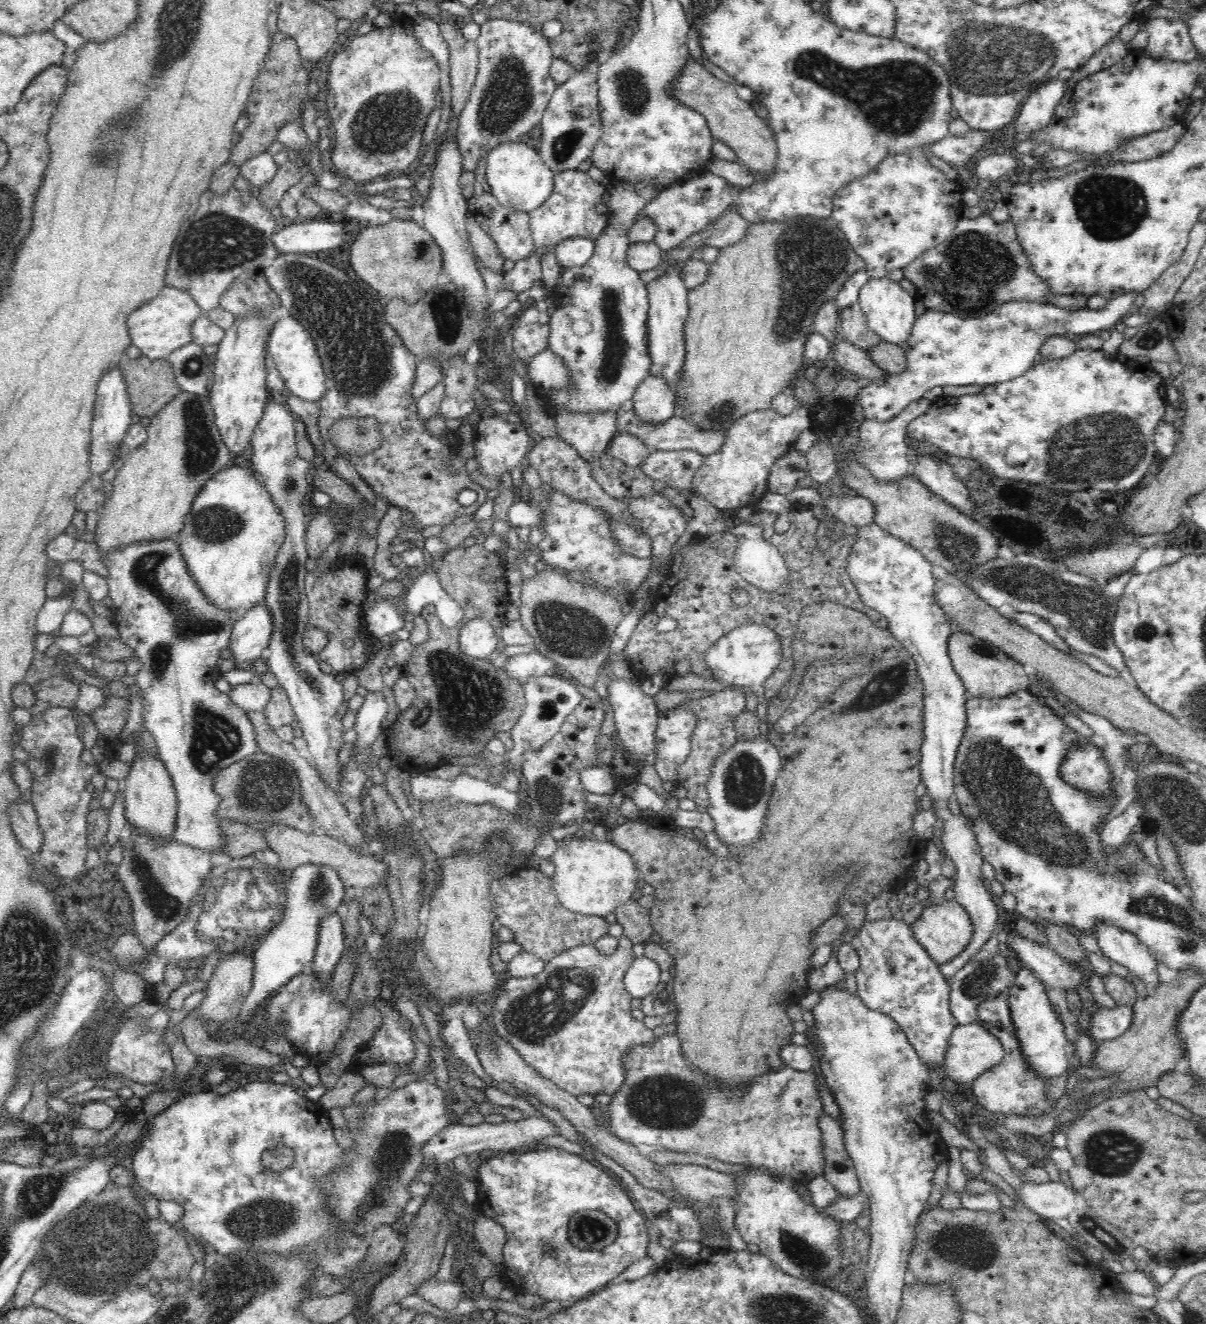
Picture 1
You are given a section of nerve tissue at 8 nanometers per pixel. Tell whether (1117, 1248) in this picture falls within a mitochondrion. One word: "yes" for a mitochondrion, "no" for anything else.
no

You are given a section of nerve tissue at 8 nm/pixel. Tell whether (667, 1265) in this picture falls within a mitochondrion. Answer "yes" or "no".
no

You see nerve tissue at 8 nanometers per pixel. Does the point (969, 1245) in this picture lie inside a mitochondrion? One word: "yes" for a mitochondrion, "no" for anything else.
yes

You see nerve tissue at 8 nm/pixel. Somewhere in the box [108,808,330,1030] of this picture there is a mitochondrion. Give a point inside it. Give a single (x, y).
(222, 917)

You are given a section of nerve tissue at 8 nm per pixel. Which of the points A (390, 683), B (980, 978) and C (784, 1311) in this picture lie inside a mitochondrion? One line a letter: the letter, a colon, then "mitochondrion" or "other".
A: other
B: mitochondrion
C: mitochondrion

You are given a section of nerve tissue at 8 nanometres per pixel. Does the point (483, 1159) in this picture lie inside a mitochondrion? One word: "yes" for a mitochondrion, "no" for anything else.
no

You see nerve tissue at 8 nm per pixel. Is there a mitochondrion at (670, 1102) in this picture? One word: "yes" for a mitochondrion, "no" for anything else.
yes

